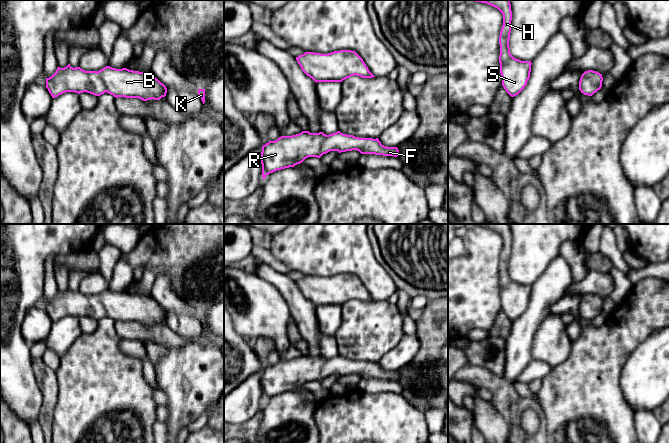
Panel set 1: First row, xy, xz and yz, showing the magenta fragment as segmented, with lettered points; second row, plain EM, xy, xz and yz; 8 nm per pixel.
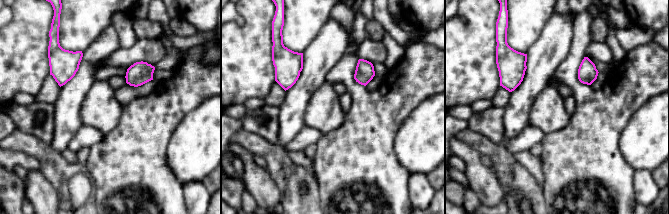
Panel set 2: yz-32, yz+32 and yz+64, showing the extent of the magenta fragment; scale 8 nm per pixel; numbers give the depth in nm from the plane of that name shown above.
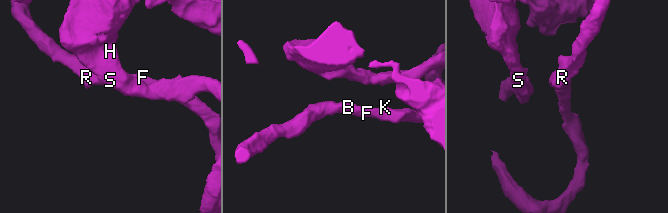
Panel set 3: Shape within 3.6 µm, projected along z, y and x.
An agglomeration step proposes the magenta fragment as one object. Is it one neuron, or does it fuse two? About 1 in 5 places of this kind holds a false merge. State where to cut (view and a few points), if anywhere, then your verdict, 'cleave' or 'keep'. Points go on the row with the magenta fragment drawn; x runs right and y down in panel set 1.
no cut | keep

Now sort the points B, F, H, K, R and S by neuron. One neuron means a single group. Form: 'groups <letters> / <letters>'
groups B F H K R S

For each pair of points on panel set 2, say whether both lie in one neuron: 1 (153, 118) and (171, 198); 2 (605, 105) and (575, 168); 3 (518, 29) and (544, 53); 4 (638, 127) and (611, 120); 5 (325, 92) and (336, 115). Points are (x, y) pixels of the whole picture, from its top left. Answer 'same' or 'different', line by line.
1: same
2: same
3: different
4: different
5: same

